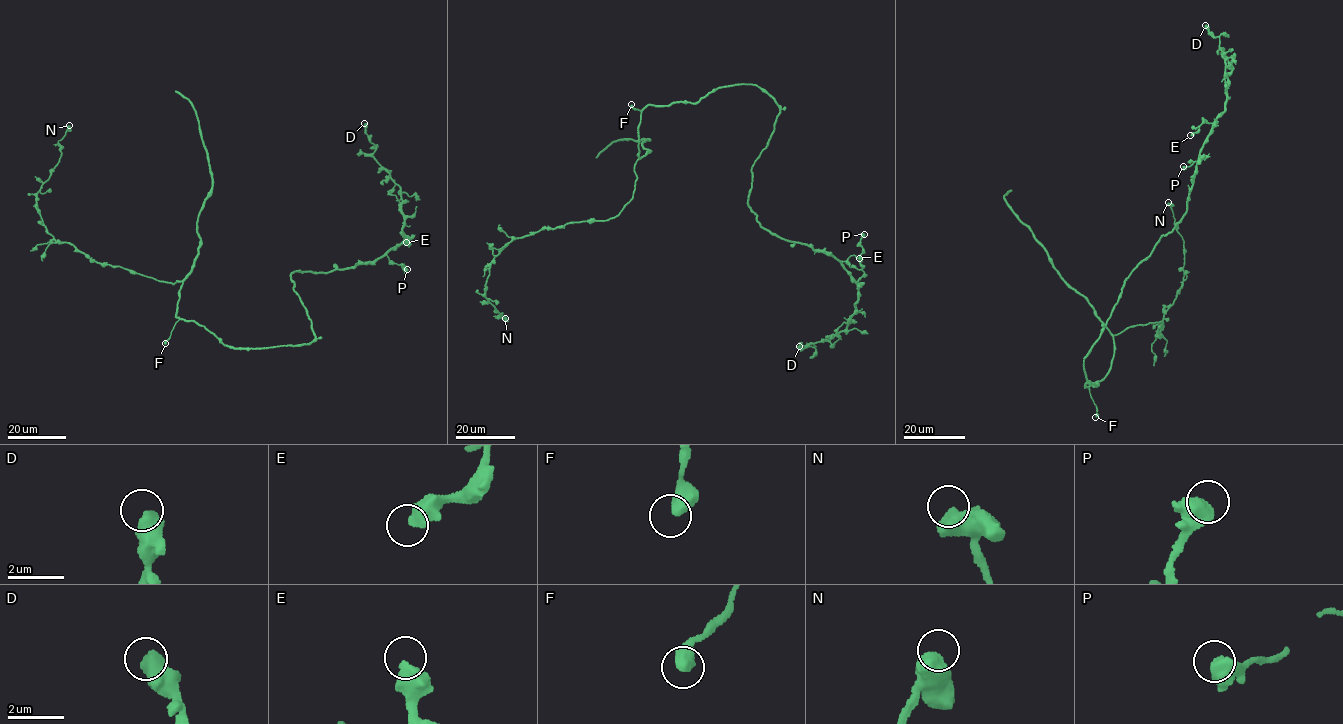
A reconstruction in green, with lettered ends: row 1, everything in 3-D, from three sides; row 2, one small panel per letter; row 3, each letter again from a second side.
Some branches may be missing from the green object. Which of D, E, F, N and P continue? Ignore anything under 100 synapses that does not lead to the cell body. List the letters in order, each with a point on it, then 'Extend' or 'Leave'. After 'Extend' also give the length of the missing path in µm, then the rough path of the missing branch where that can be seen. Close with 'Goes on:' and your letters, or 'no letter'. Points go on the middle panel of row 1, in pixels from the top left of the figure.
D: Place: (799, 346). Leave
E: Place: (859, 258). Leave
F: Place: (631, 104). Leave
N: Place: (505, 318). Leave
P: Place: (864, 234). Leave
Goes on: no letter

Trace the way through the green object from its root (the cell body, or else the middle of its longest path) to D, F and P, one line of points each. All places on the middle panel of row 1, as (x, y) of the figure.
D: (721, 87), (757, 85), (779, 109), (752, 166), (758, 222), (827, 251), (857, 285), (846, 329), (799, 346)
F: (721, 87), (708, 92), (697, 103), (647, 105), (640, 110), (631, 104)
P: (721, 87), (757, 85), (779, 109), (752, 166), (748, 203), (761, 226), (845, 261), (862, 252), (864, 234)

